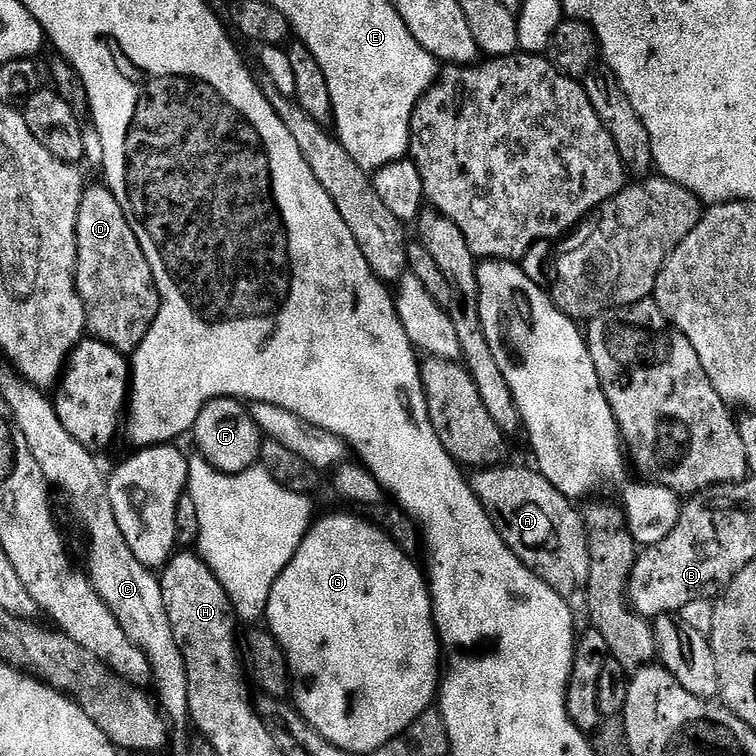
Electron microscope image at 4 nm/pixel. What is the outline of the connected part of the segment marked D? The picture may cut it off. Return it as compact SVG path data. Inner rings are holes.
M103 183L85 187L82 202L78 206L78 226L76 227L78 242L78 262L76 263L76 289L84 303L88 315L87 331L93 337L110 346L114 350L131 354L142 346L146 334L154 326L160 313L160 292L154 282L154 274L150 270L150 262L146 262L146 254L122 210L118 206L118 198Z

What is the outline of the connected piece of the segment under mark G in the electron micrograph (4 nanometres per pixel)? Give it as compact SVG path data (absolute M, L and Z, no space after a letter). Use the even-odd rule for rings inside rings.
M336 512L333 516L324 516L315 521L309 528L306 538L302 538L302 546L290 558L286 570L274 582L274 590L270 590L270 602L266 613L266 628L280 644L284 657L288 660L288 670L292 674L290 689L294 707L326 738L326 742L334 742L334 746L342 746L342 750L350 750L353 754L368 752L374 754L386 742L390 742L414 718L429 711L438 696L438 689L442 683L442 649L440 638L436 634L436 621L432 618L432 594L428 587L425 573L416 565L417 561L408 556L394 543L384 531L372 523L371 519L351 516L348 512Z

